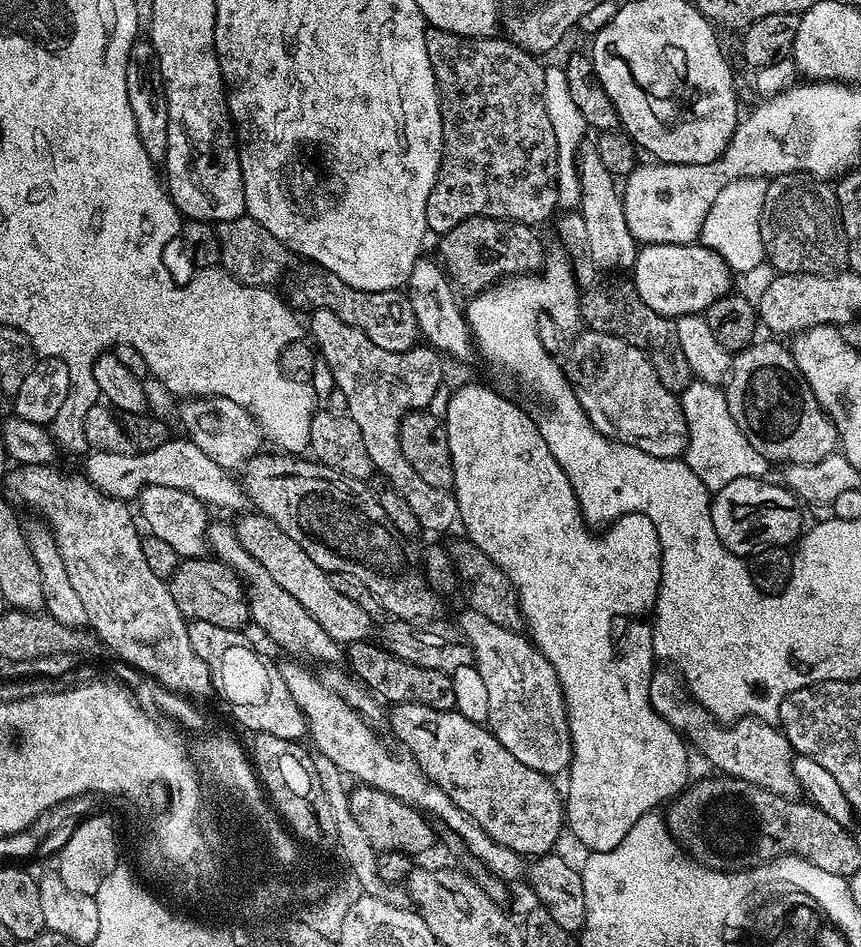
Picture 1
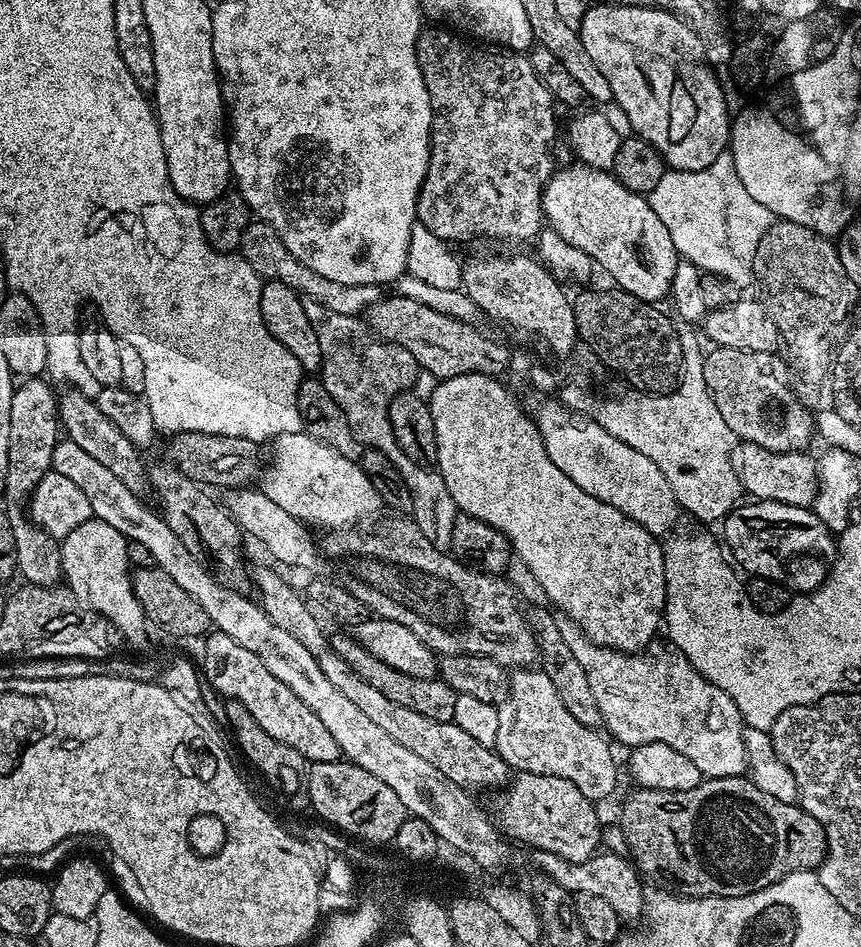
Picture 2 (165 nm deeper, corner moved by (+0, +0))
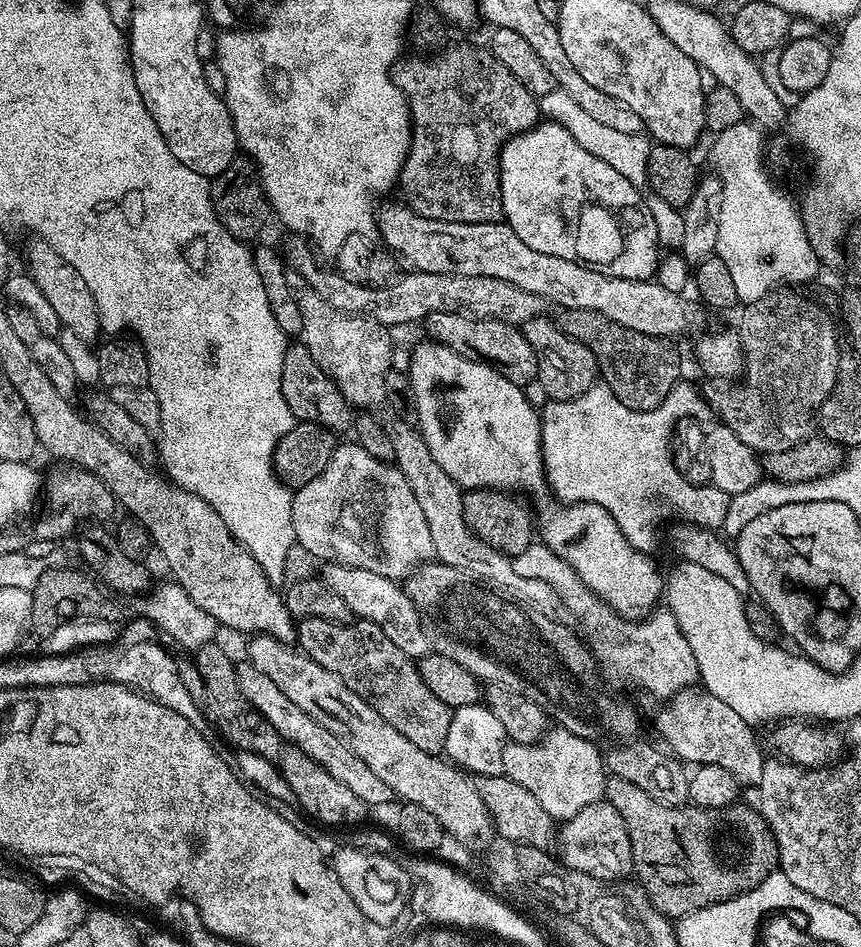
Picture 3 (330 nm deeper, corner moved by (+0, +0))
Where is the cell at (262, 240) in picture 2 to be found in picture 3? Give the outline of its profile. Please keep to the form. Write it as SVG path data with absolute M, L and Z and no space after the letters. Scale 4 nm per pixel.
M292 238L288 244L286 253L286 264L301 276L303 283L318 293L326 303L343 312L349 312L355 316L368 316L374 322L385 326L392 324L412 324L415 320L423 321L430 314L454 314L460 312L464 316L472 316L476 320L501 320L507 324L522 326L536 316L545 315L546 302L538 294L530 294L530 290L522 290L510 282L502 282L502 278L486 278L485 276L447 276L446 274L430 274L429 272L418 272L408 270L405 276L397 275L389 284L380 287L371 284L359 284L352 282L343 276L340 271L331 268L323 268L316 261L317 253L303 239Z

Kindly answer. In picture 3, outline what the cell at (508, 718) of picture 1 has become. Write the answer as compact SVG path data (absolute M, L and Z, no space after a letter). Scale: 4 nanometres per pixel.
M556 726L534 744L505 743L502 750L504 775L530 790L553 821L572 820L578 810L604 799L606 765L601 749L596 748L599 747L593 741L578 738L570 730Z

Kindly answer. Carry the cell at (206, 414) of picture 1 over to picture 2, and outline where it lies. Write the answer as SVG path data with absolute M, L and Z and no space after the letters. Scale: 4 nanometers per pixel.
M307 432L282 434L271 441L272 465L265 467L262 472L262 491L270 502L282 506L286 514L294 514L304 524L320 528L348 528L359 520L368 520L379 508L382 508L380 495L370 486L370 478L360 469L359 463L342 454L338 450L330 450L322 442L318 442Z

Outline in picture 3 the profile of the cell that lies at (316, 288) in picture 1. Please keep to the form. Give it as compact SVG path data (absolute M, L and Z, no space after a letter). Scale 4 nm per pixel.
M460 312L454 314L430 314L426 317L427 335L454 349L462 358L470 358L498 370L502 378L510 378L510 382L528 386L536 380L538 361L536 351L526 342L523 331L515 324L507 324L501 320L476 320L472 316L464 316Z

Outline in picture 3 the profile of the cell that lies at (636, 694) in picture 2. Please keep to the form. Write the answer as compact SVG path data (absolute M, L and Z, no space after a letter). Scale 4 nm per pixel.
M533 542L529 548L522 550L522 554L511 557L510 572L522 574L522 578L538 578L546 582L550 590L558 594L561 609L565 613L569 612L580 623L579 631L592 649L592 655L618 679L652 696L665 698L671 698L699 681L698 662L694 662L690 642L686 642L674 614L667 607L657 607L642 620L624 620L609 608L607 602L594 595L580 581L578 574L574 574L571 566L558 558L558 554L554 554L543 542Z

